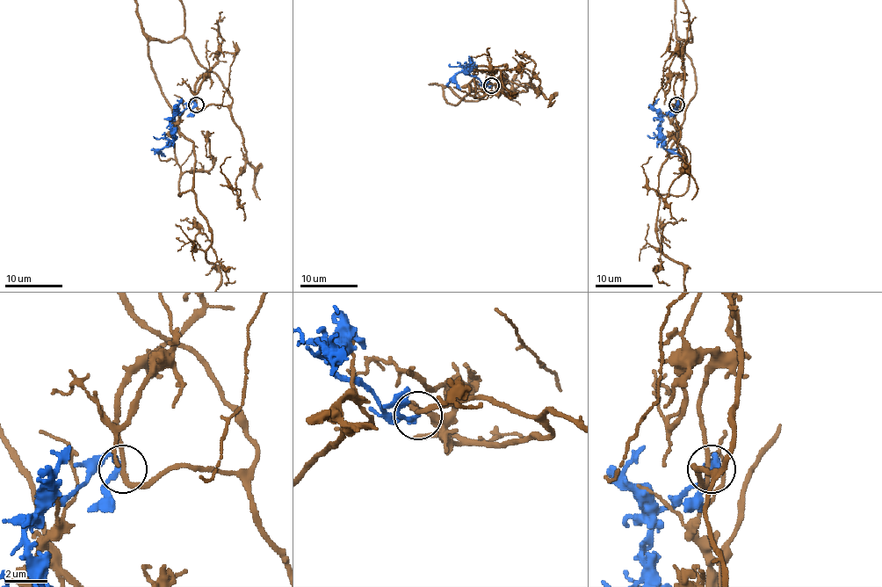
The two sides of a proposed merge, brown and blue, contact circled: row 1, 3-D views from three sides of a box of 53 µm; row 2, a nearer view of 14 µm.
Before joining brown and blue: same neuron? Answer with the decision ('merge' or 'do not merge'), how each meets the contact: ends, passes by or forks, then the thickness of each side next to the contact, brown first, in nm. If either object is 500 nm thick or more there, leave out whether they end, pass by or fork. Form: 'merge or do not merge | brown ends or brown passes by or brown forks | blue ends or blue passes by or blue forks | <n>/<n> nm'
do not merge | brown passes by | blue passes by | 200/200 nm

